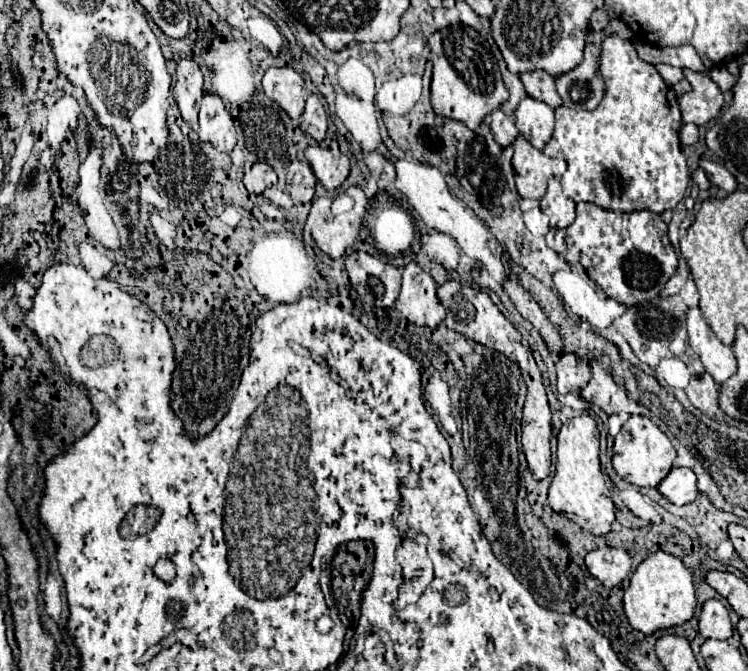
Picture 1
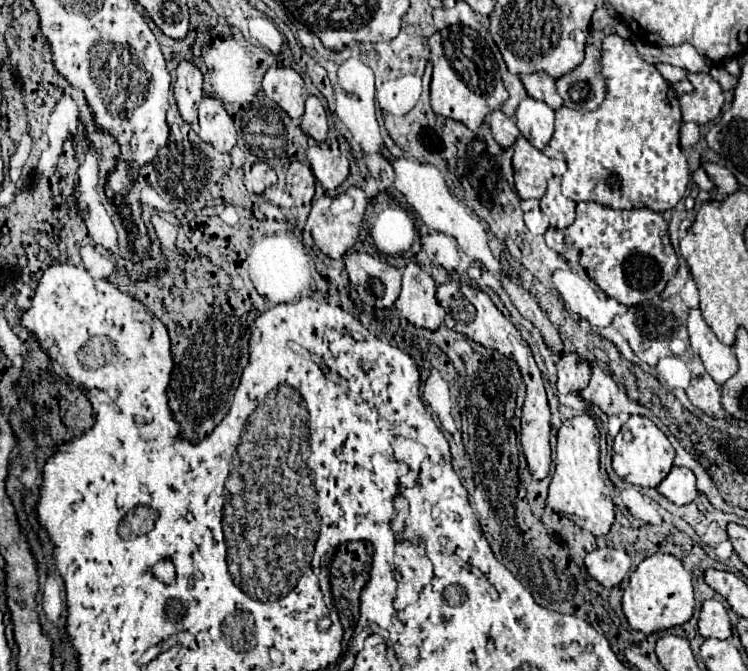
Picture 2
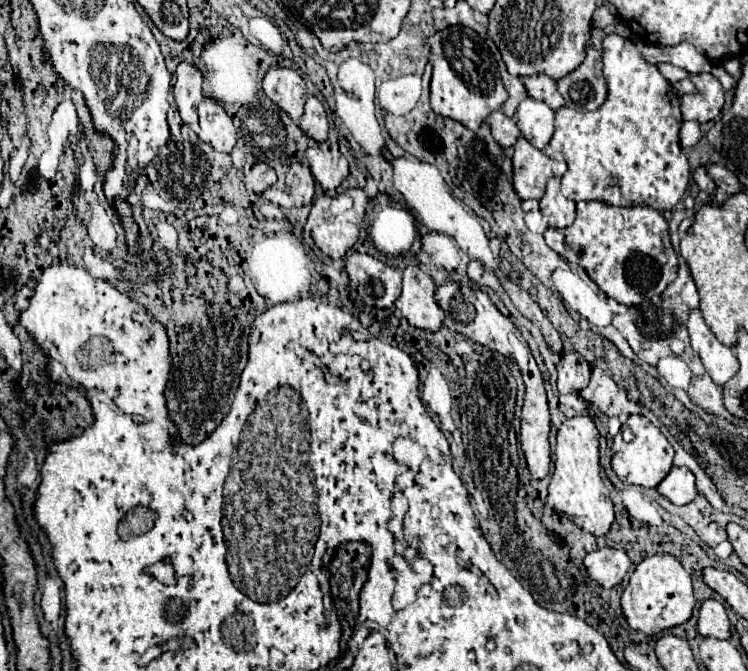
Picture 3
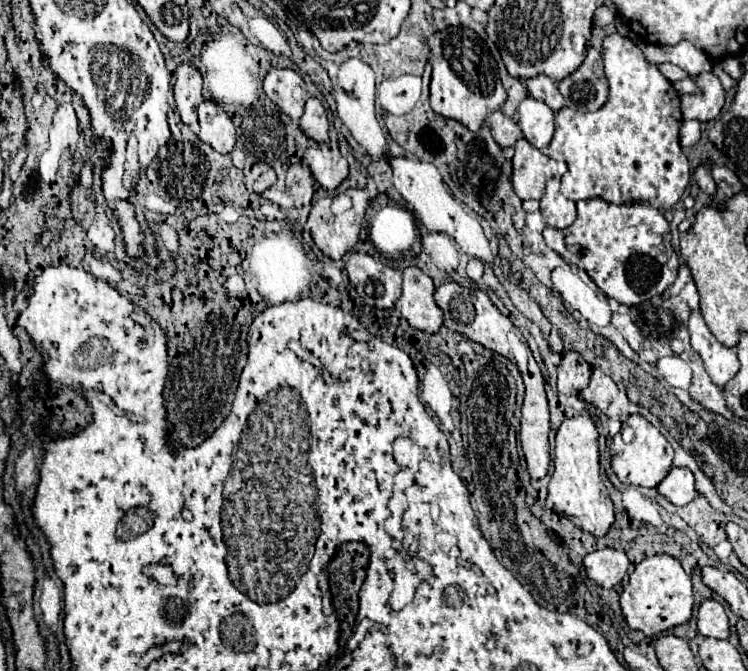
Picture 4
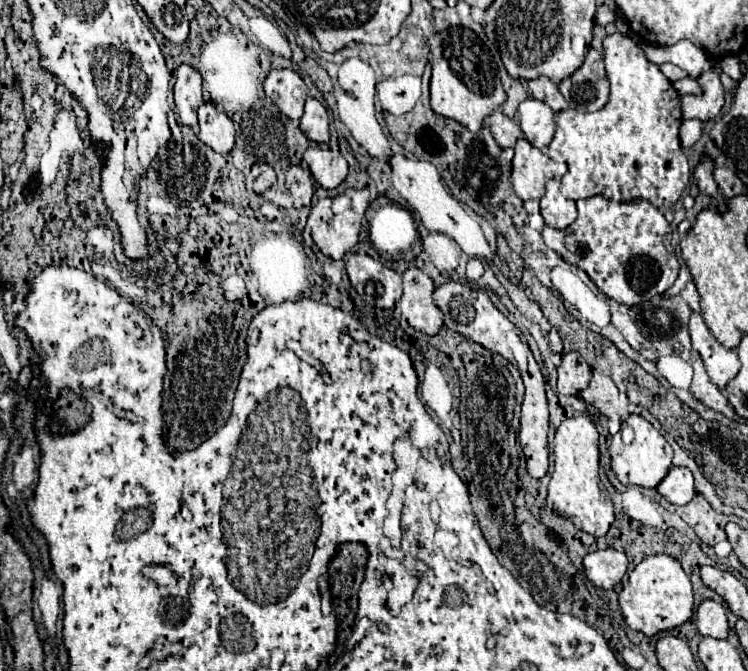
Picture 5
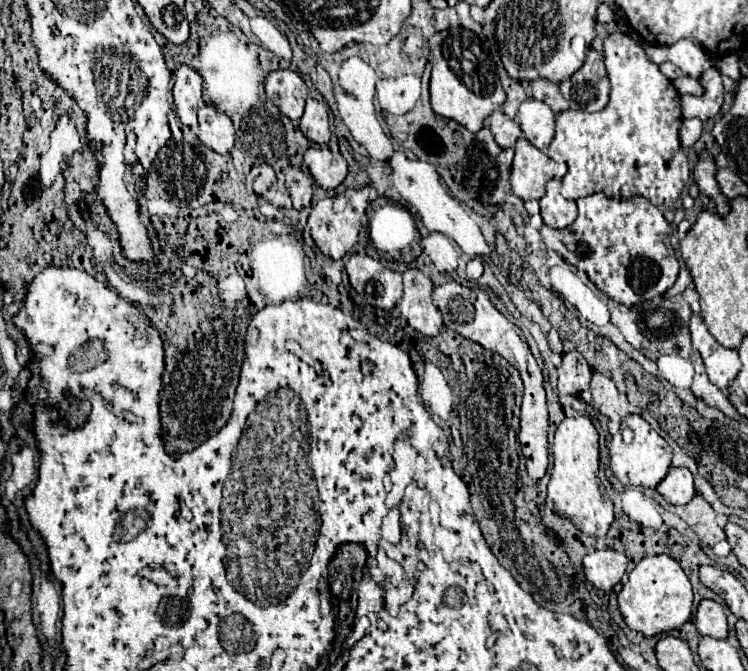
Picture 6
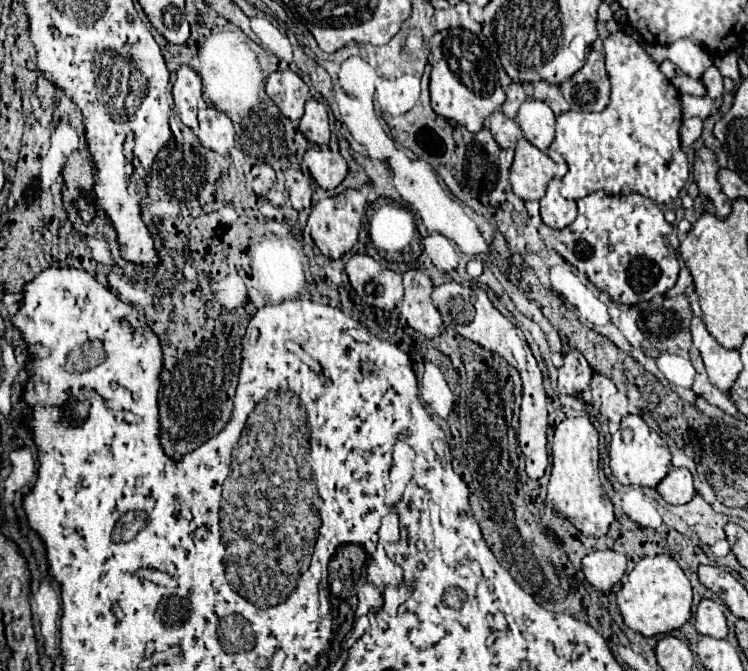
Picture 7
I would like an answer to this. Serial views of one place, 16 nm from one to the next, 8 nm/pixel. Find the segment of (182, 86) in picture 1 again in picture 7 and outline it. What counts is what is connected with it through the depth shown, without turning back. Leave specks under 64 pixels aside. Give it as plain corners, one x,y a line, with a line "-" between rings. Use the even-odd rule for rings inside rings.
190,66
178,68
172,94
174,94
174,106
176,106
178,118
186,126
196,130
198,128
196,112
202,104
202,80

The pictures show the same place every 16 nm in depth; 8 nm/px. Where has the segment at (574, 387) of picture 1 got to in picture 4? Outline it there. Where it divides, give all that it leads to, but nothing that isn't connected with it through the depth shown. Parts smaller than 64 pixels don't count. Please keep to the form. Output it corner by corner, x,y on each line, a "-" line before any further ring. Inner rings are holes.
578,352
562,354
562,362
558,364
558,392
560,394
578,394
580,390
584,390
588,386
590,374
592,374
590,364

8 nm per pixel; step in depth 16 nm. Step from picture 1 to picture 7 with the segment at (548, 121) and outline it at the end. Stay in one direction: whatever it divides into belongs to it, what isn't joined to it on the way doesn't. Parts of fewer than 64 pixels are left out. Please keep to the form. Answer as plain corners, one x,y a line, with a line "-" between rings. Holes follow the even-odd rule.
528,98
516,116
524,136
528,142
532,142
536,148
540,148
542,152
550,146
550,142
554,140
554,122
556,116
550,110
548,104

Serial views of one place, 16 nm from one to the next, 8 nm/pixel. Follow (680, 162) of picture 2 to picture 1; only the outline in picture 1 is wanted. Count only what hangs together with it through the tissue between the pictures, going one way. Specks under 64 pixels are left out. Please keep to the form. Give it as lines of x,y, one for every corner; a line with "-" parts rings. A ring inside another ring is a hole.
616,34
608,36
602,44
600,74
606,84
606,92
596,110
570,110
556,108
556,130
550,142
544,146
544,152
554,158
562,158
568,164
568,170
562,176
562,190
574,202
590,202
604,210
614,212
638,212
650,210
662,214
664,210
674,208
690,184
690,172
686,158
680,152
680,110
678,98
652,64
646,64
638,58
630,40
622,40

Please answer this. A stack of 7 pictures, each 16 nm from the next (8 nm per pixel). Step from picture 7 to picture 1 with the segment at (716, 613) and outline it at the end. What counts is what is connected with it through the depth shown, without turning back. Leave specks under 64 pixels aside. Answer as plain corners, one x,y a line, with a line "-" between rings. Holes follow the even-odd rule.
706,600
700,614
700,634
704,638
728,640
732,636
732,622
728,616
728,608
718,600

